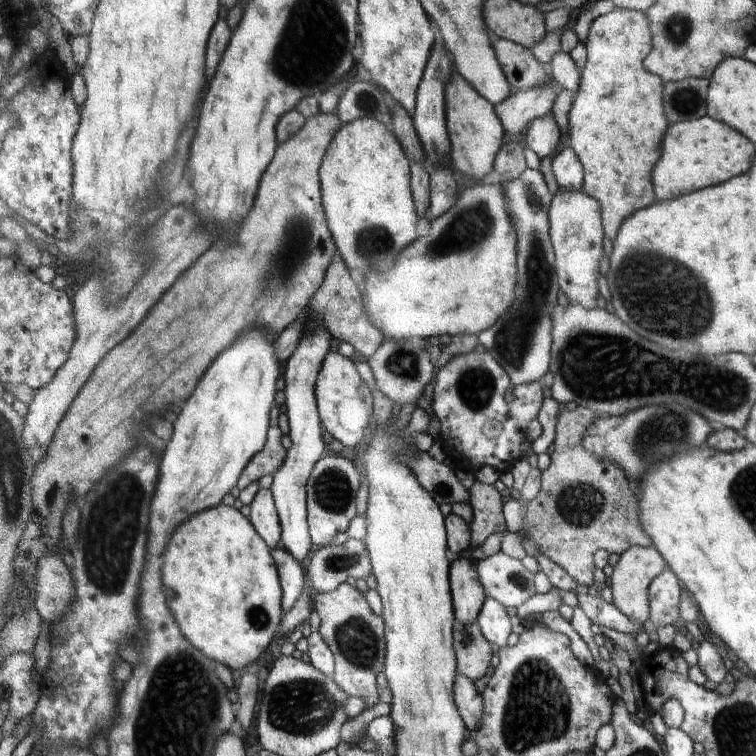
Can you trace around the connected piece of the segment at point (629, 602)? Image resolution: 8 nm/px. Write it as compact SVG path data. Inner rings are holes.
M632 546L625 550L621 555L616 566L613 567L613 573L610 577L613 594L613 604L616 608L627 616L636 620L638 624L644 624L649 618L649 600L648 589L650 583L660 572L664 572L667 567L667 562L664 562L664 557L655 549L654 546L644 548L641 546Z

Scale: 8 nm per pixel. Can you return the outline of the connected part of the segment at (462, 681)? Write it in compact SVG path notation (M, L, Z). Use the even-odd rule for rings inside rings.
M460 675L455 680L455 702L471 734L483 728L486 716L483 695L467 675Z

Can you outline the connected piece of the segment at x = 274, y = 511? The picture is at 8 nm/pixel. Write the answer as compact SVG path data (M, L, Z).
M260 489L250 506L251 522L272 550L279 548L283 540L283 525L280 522L279 507L275 505L271 489Z

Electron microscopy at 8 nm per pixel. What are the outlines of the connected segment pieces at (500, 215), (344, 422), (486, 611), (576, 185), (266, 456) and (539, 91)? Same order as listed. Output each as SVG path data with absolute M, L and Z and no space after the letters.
M477 183L475 186L470 186L462 192L460 198L456 199L454 206L442 214L440 218L431 220L429 234L419 237L414 244L409 245L402 253L399 254L398 261L387 273L370 274L365 279L366 297L362 296L364 308L372 320L372 324L383 332L384 337L395 339L403 338L423 338L427 341L435 341L441 335L456 336L456 334L475 334L483 333L485 330L491 329L495 322L500 318L508 316L508 310L514 306L514 298L516 294L516 282L518 276L516 274L516 227L514 219L511 217L511 210L508 210L507 195L504 194L504 187L501 183L486 185Z
M330 350L325 356L315 384L315 395L317 398L317 409L322 426L342 442L348 450L352 450L364 434L366 426L372 418L372 391L356 372L354 362L350 357L342 356L338 350Z
M488 596L476 622L482 628L484 638L492 642L492 646L496 646L498 650L506 646L510 636L510 618L504 610L503 603Z
M571 146L561 148L554 156L552 174L562 190L581 190L583 188L583 166Z
M276 406L271 412L271 430L267 433L267 442L243 470L237 485L238 490L244 490L252 482L258 482L262 476L268 476L282 468L287 456L282 446L282 432L278 428L278 416L280 416L280 409Z
M553 81L534 90L514 92L512 98L496 104L495 113L503 123L504 134L515 136L536 118L551 114L560 87Z

